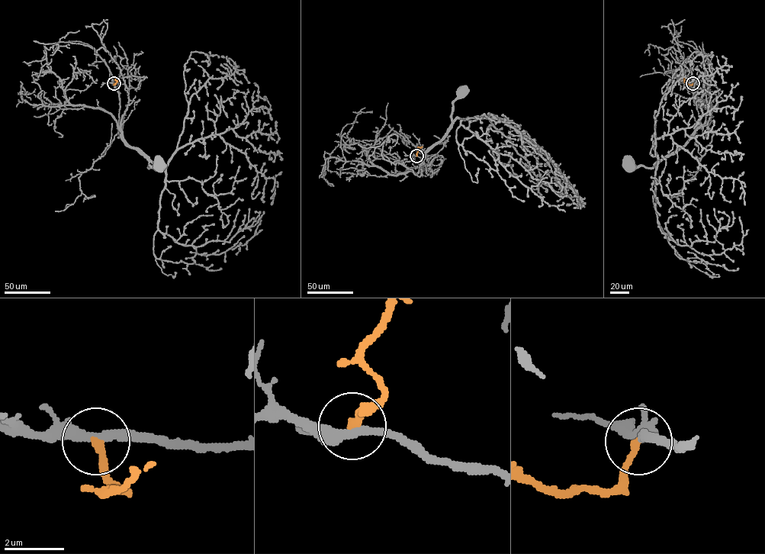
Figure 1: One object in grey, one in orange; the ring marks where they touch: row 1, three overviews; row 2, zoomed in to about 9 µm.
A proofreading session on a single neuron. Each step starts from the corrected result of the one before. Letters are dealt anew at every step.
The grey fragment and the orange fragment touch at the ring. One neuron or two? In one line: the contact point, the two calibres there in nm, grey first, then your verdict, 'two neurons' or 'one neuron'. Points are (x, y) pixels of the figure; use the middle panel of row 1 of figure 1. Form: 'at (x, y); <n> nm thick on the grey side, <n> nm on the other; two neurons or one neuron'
at (416, 156); 340 nm thick on the grey side, 240 nm on the other; two neurons

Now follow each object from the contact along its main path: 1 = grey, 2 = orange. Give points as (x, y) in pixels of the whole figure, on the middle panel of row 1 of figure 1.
1: (416, 156), (425, 158), (431, 165), (424, 162), (423, 156), (441, 140), (449, 127), (453, 101), (461, 90)
2: (416, 156), (417, 150), (422, 146)

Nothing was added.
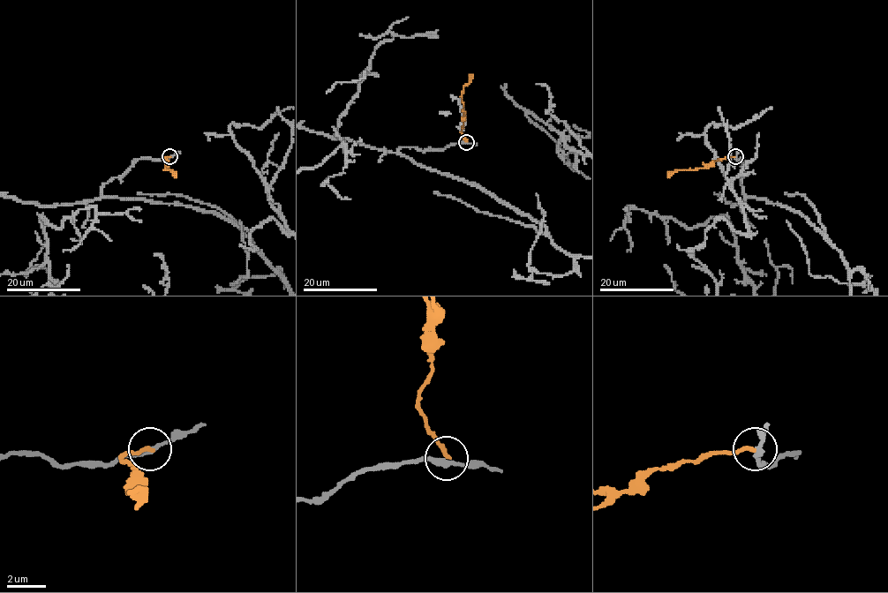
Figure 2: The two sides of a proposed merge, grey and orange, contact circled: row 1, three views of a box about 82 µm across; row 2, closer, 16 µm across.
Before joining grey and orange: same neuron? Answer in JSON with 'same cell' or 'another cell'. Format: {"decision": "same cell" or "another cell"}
{"decision": "another cell"}

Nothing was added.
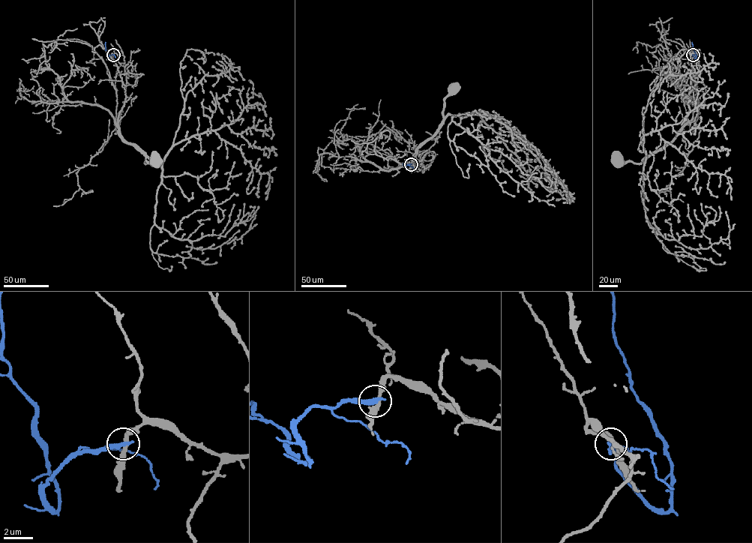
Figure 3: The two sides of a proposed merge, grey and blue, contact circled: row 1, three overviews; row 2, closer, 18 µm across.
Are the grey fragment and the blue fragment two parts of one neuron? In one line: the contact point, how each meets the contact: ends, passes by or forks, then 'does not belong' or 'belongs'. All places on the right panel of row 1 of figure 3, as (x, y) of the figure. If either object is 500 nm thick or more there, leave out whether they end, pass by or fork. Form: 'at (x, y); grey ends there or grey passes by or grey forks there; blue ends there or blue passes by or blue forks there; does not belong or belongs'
at (693, 55); grey passes by; blue ends there; does not belong

